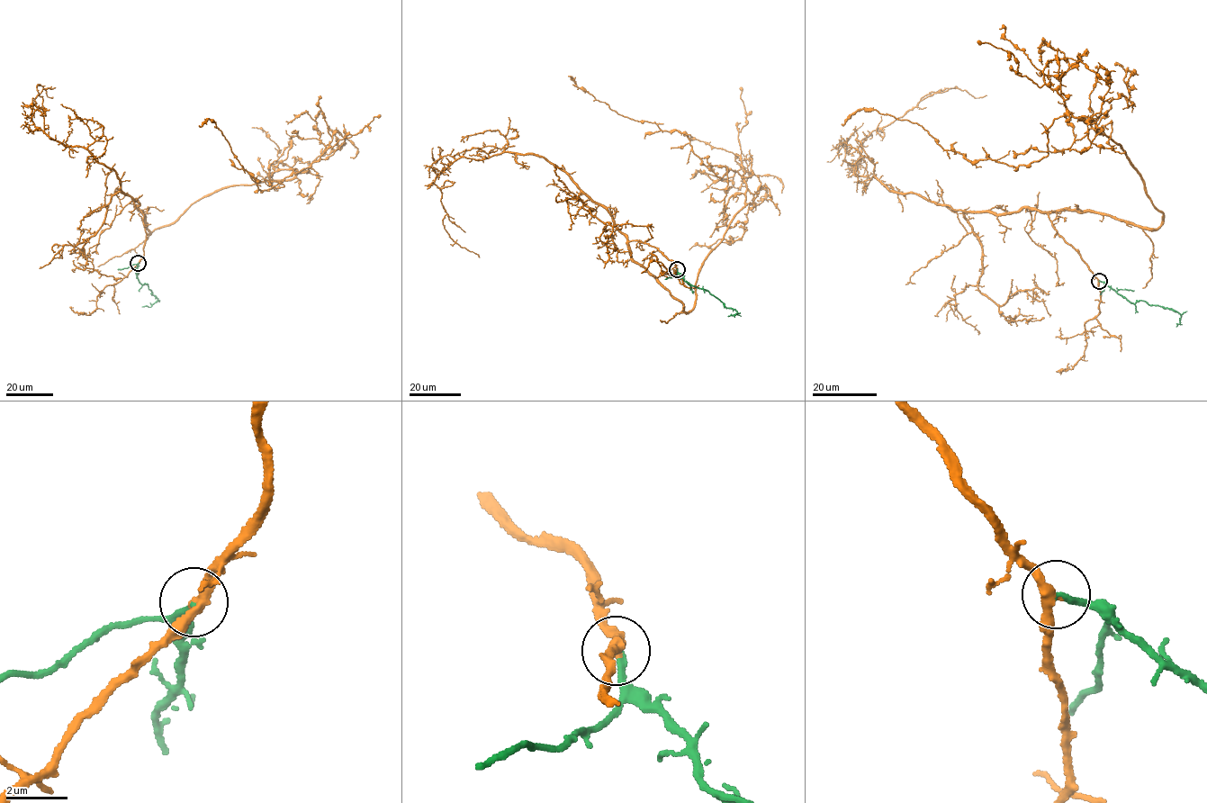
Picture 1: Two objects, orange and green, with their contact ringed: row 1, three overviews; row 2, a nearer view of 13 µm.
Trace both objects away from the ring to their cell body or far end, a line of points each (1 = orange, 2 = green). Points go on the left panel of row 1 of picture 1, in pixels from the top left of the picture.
1: (138, 263), (147, 236), (135, 206), (151, 233), (223, 188), (309, 170), (257, 190), (215, 122), (199, 125)
2: (138, 263), (135, 271), (139, 283), (148, 284), (157, 299), (150, 307), (141, 306)

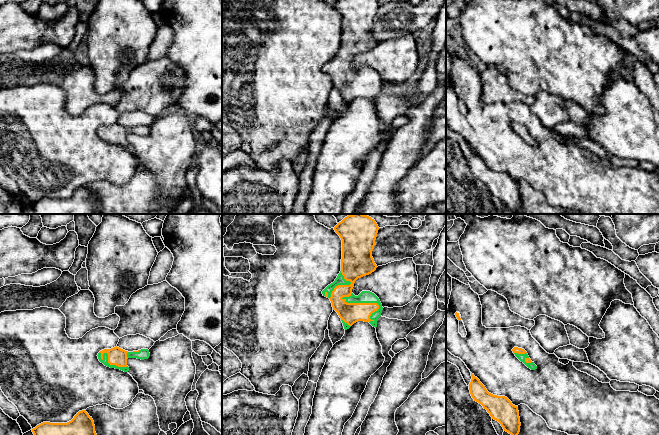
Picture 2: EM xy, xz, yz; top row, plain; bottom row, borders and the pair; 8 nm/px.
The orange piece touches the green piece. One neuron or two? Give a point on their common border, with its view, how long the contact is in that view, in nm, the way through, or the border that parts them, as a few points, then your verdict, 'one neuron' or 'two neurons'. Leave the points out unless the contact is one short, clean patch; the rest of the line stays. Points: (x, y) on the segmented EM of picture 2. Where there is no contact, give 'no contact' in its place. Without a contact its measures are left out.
meets orange in xz at (369, 303); contact 320 nm long; one neuron

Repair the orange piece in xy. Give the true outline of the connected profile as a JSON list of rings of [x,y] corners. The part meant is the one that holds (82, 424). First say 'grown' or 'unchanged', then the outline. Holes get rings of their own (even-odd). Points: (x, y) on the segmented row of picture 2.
unchanged; [[[86,410],[79,411],[67,423],[43,422],[32,429],[34,435],[97,435],[92,417]]]

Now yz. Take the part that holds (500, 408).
unchanged; [[[471,373],[472,379],[469,390],[474,401],[483,406],[492,419],[498,421],[504,431],[511,435],[520,432],[520,417],[518,407],[505,396],[497,396],[489,393],[480,380]]]

